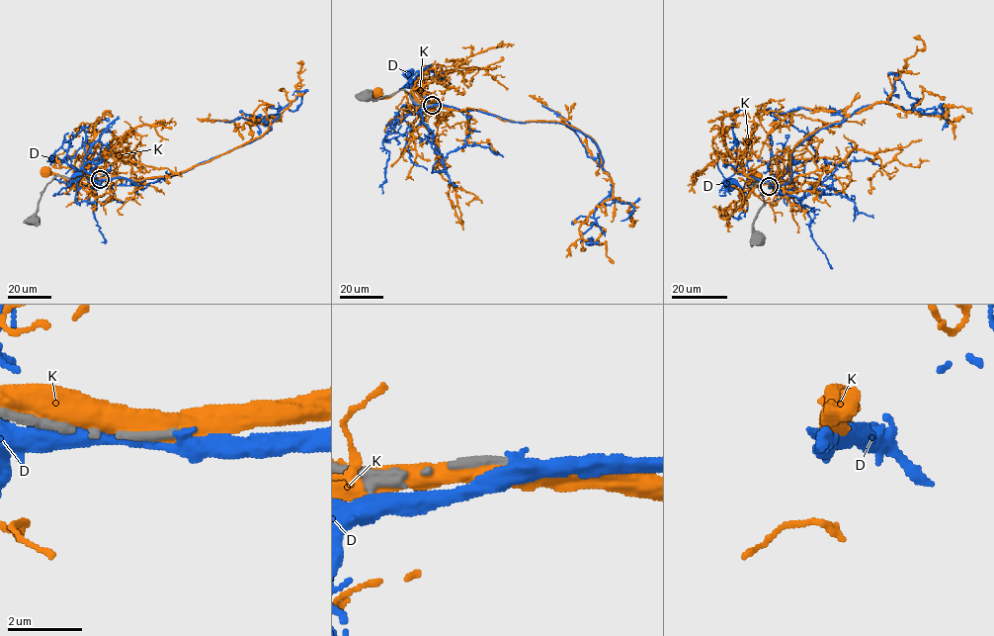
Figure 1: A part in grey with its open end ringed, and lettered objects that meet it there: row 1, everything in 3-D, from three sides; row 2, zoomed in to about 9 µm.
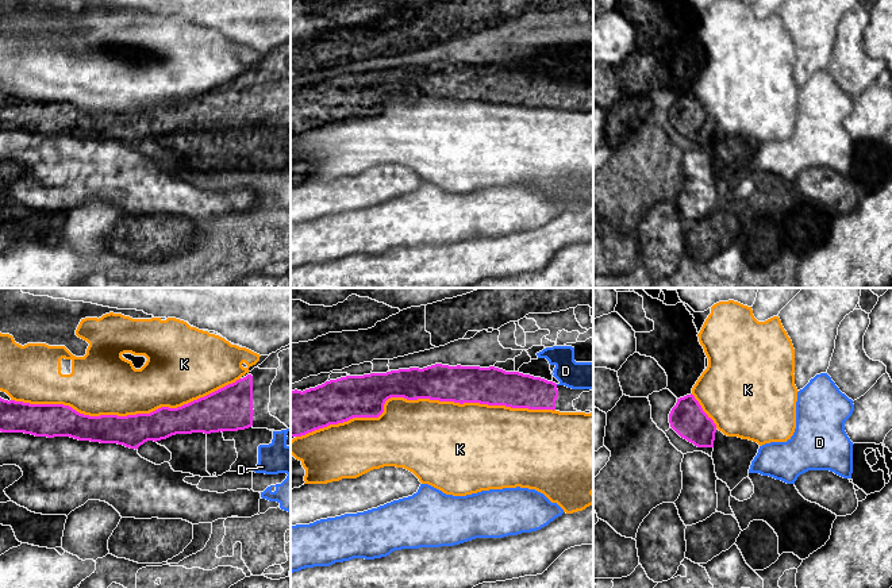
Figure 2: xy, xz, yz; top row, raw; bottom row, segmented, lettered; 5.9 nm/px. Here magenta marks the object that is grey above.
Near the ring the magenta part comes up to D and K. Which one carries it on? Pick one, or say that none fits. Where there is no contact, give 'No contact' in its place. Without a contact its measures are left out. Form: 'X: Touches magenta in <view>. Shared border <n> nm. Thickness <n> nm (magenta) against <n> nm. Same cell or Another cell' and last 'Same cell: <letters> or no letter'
D: No contact. Another cell
K: Touches magenta in xz. Shared border 1550 nm. Thickness 220 nm (magenta) against 460 nm. Another cell
Same cell: no letter

